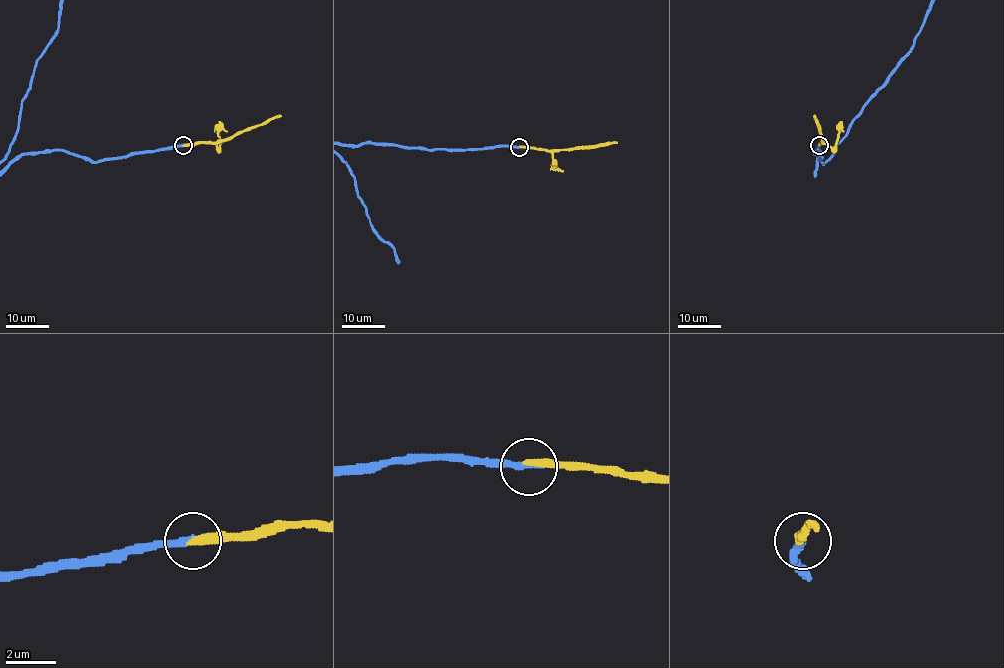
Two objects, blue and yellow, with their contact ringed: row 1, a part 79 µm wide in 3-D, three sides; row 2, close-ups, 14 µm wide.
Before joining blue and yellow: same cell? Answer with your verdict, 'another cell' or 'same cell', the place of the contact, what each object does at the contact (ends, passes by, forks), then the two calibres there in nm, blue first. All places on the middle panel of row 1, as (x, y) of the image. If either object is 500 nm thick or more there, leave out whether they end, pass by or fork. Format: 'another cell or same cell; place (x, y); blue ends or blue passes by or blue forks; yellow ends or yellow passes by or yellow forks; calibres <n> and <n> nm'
same cell; place (519, 147); blue ends; yellow ends; calibres 280 and 300 nm

